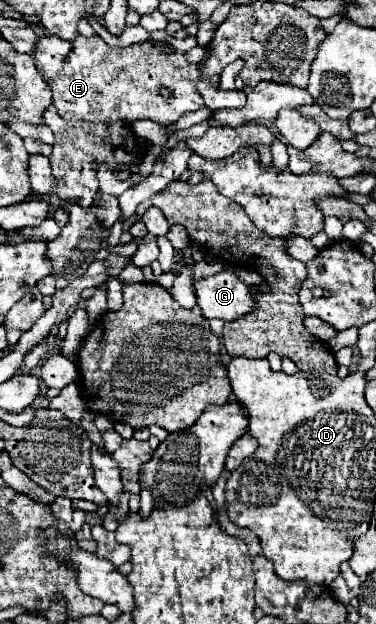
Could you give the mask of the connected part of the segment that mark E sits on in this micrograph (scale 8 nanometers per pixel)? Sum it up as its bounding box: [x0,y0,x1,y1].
[34,33,204,125]

